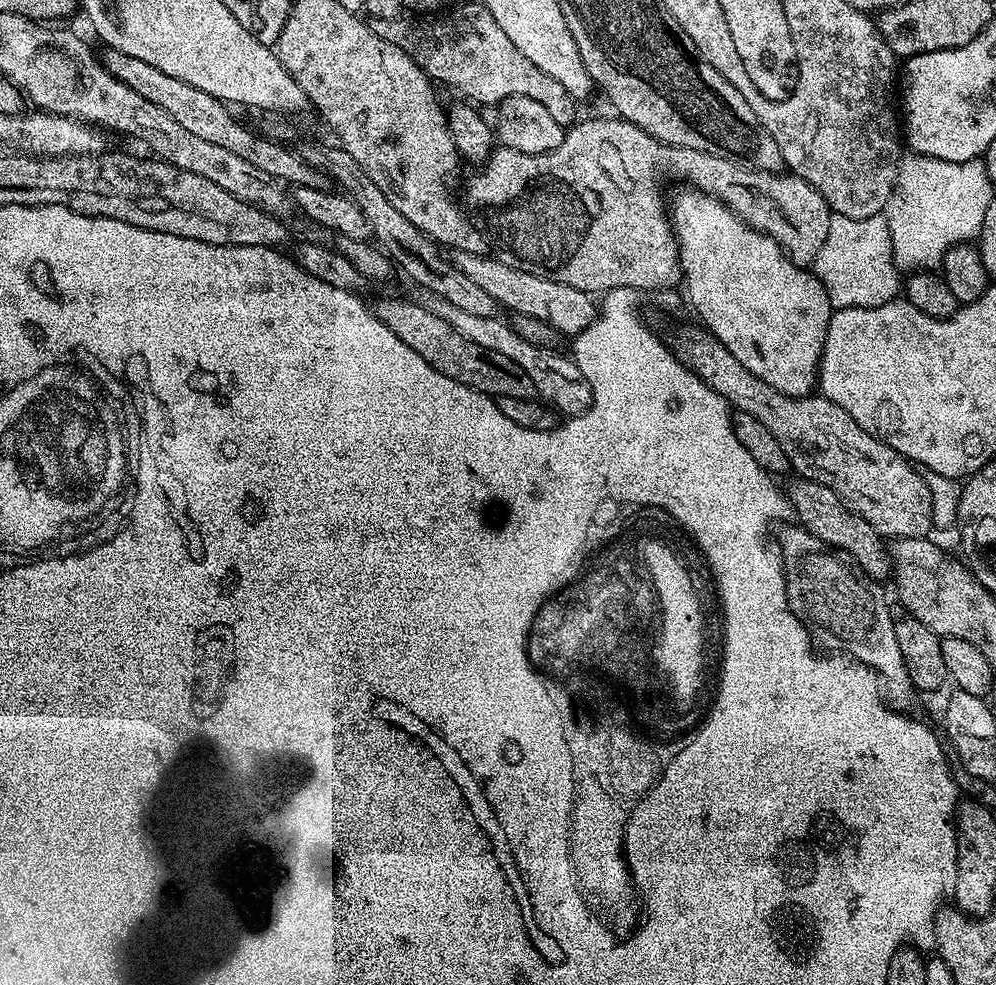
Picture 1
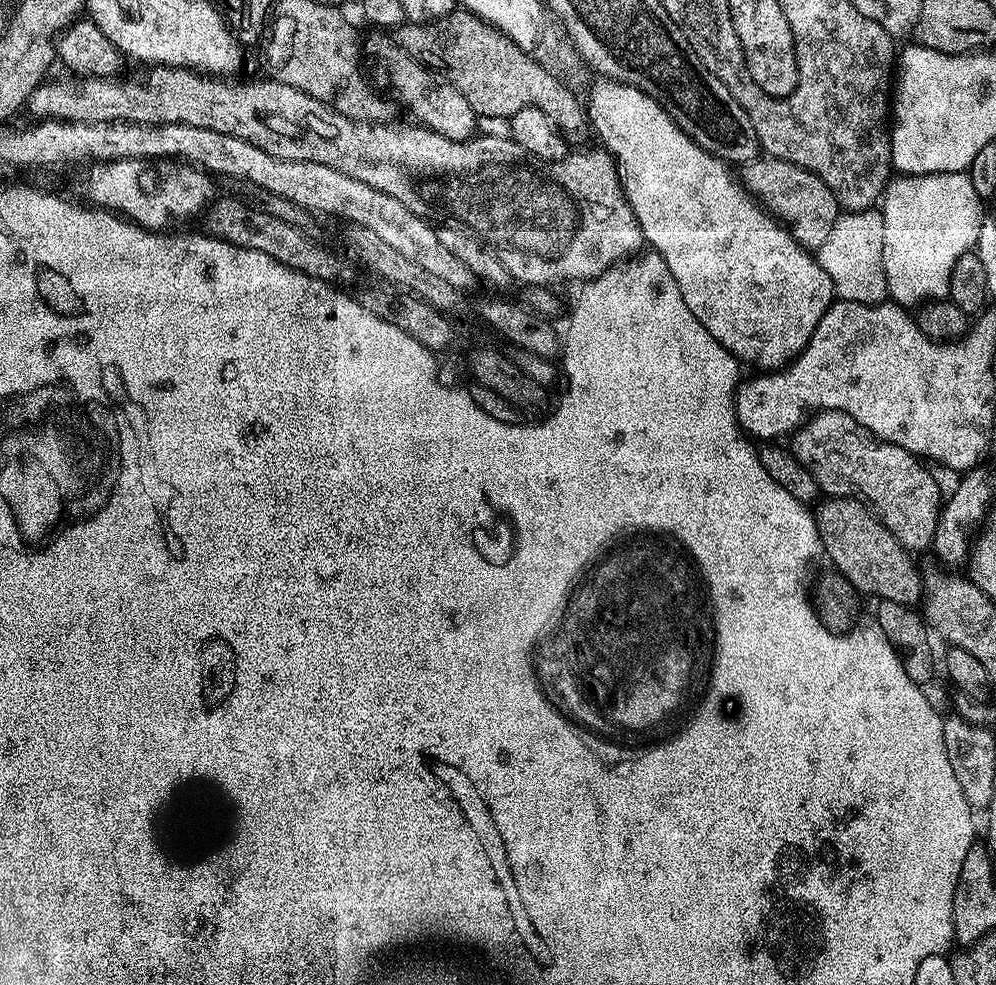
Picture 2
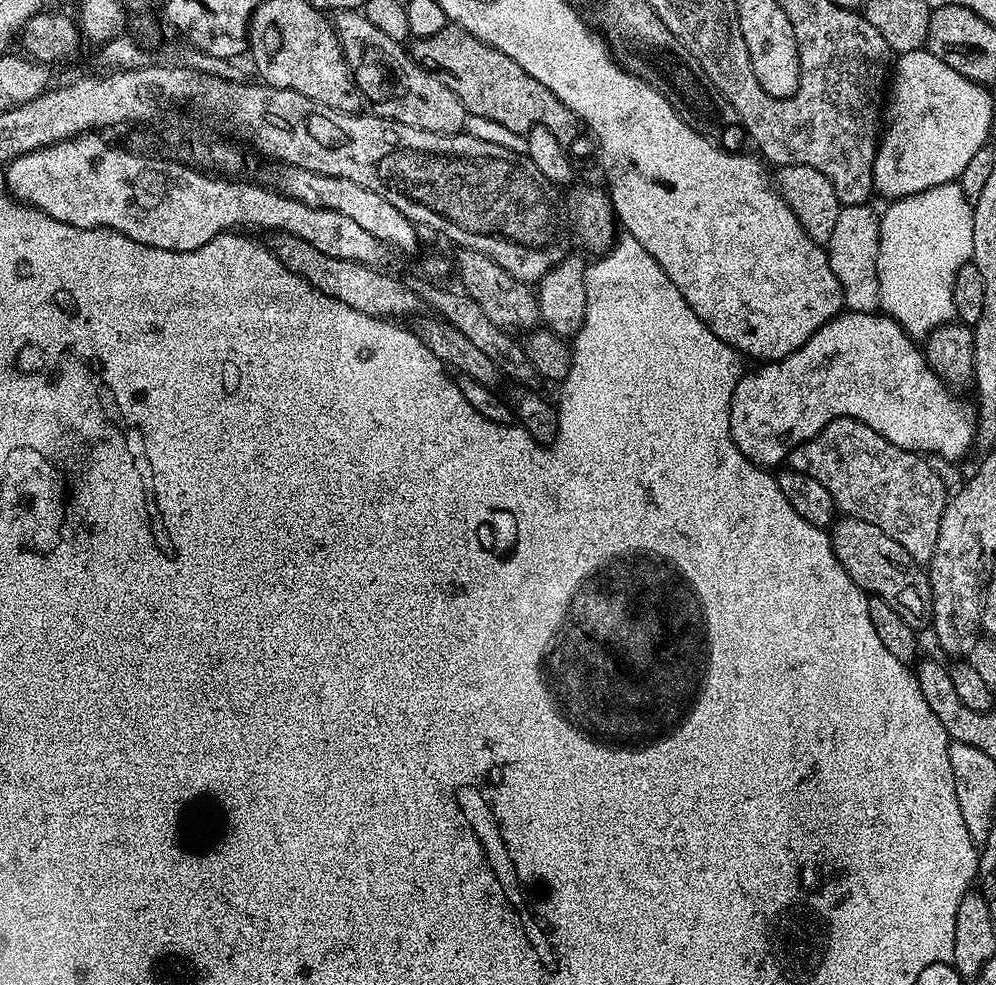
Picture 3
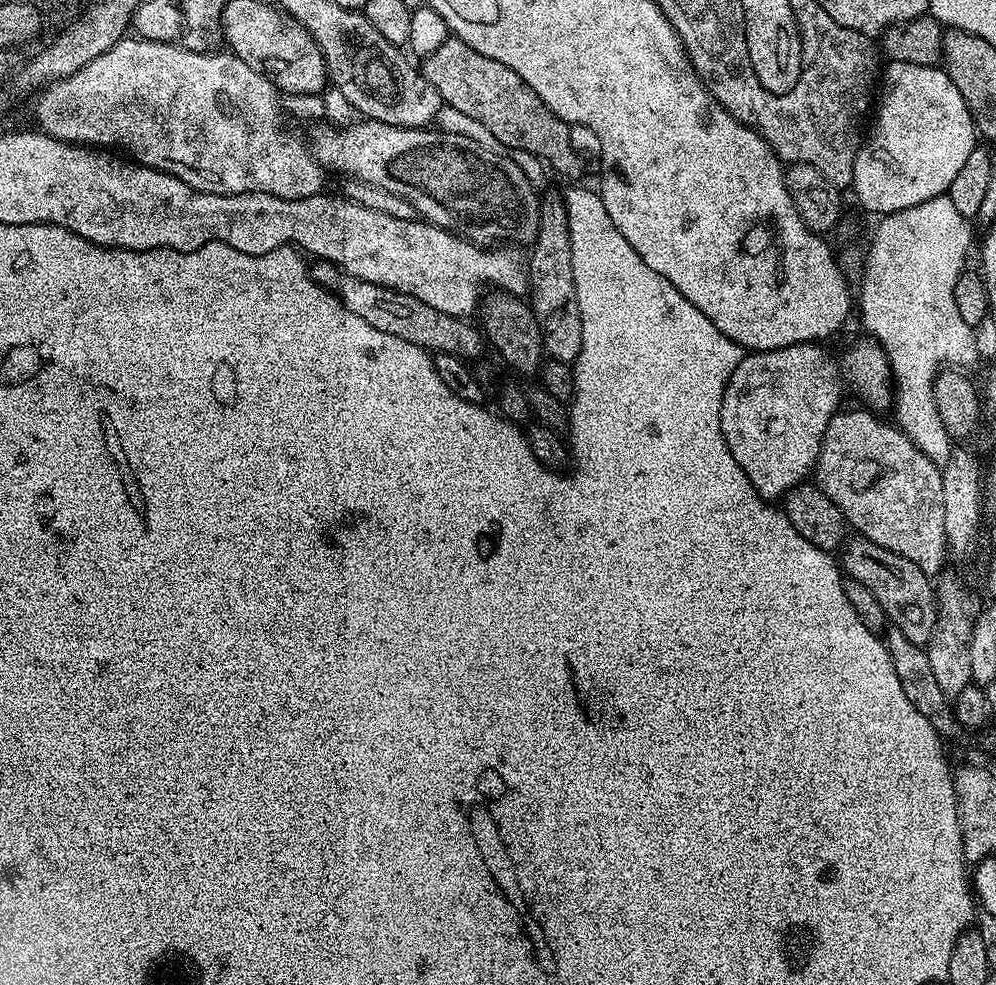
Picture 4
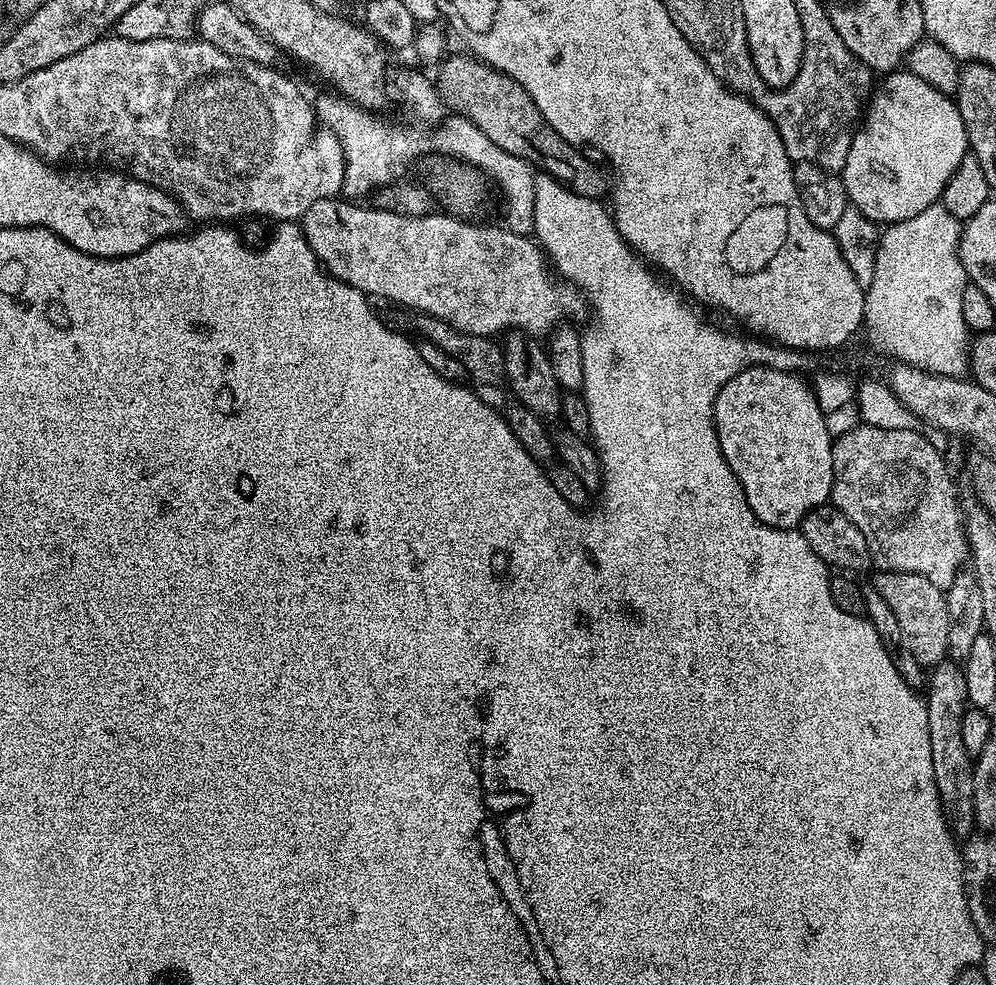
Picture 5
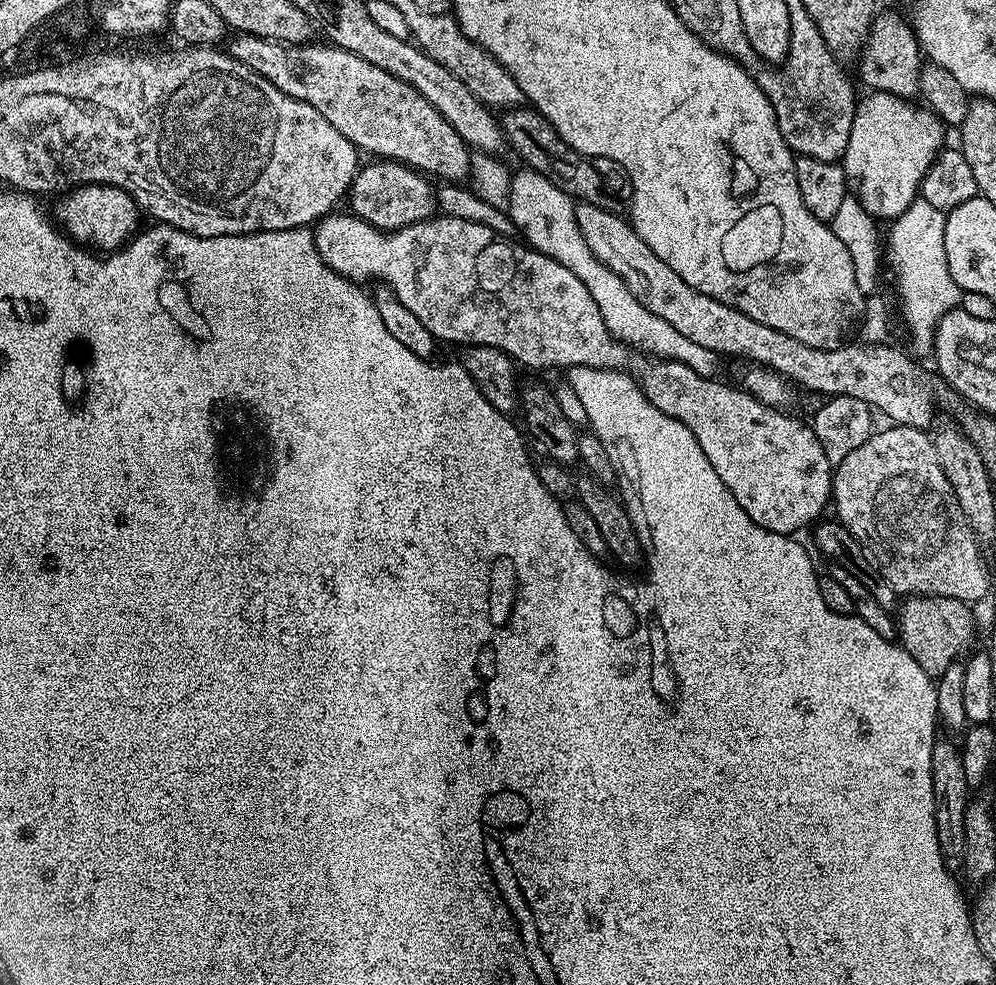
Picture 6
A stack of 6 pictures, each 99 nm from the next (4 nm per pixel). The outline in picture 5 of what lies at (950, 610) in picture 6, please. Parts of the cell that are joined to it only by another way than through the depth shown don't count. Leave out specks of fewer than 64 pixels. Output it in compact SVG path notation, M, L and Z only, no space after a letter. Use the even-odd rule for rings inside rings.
M880 570L874 586L880 591L882 598L886 598L890 610L894 610L894 615L898 617L898 626L902 626L902 638L910 654L914 654L920 665L935 666L949 655L948 635L952 623L942 589L918 574L891 570Z

